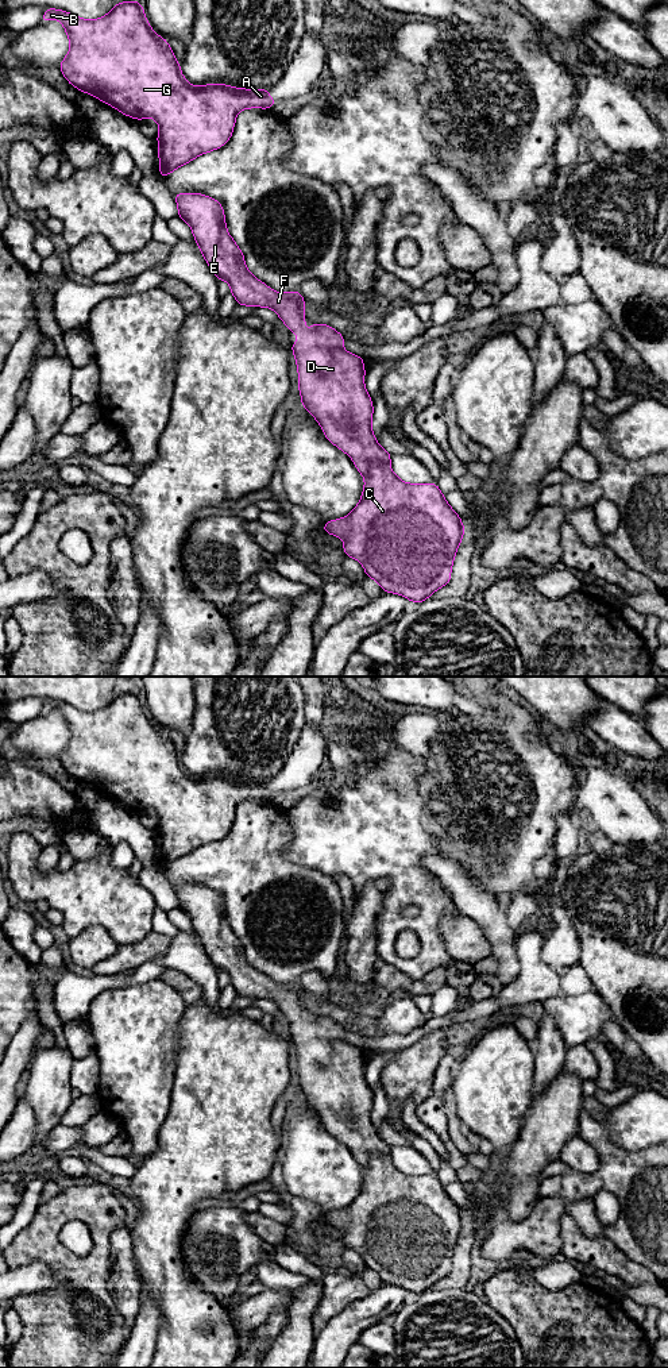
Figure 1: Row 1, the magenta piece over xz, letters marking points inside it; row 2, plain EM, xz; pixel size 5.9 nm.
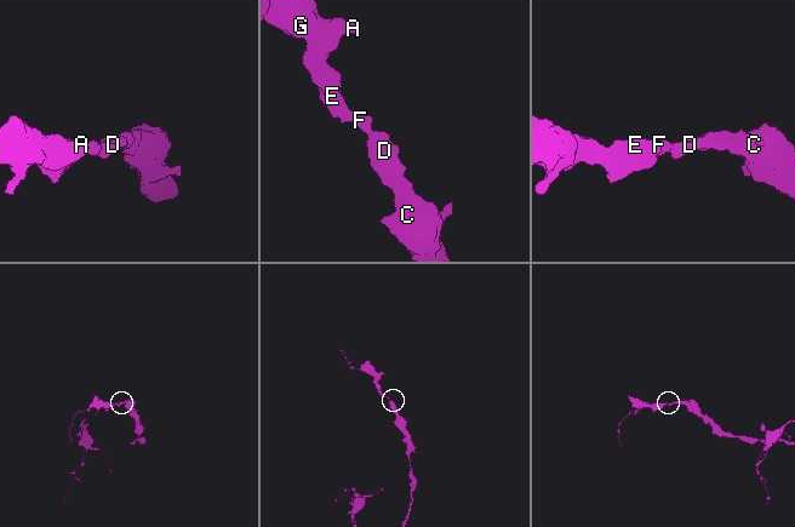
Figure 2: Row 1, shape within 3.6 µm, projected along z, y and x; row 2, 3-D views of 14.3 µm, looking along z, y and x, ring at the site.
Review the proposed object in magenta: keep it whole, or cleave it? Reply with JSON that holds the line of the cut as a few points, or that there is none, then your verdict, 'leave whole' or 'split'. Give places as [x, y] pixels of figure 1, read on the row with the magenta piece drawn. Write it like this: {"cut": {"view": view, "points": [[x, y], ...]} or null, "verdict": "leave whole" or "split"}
{"cut": null, "verdict": "leave whole"}

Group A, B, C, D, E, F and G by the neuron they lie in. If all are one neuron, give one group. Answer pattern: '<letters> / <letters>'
A B C D E F G

